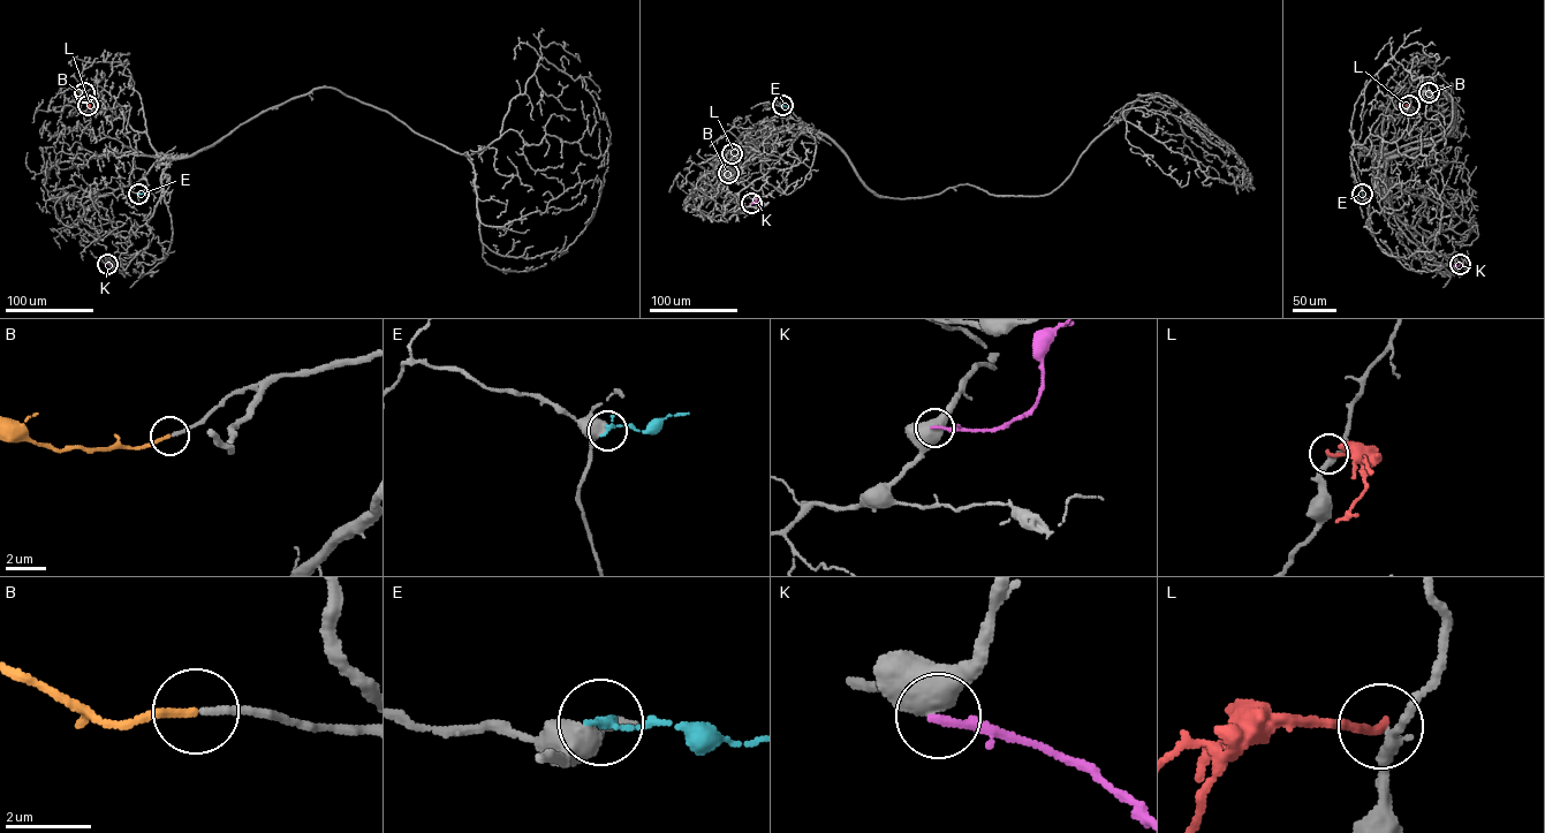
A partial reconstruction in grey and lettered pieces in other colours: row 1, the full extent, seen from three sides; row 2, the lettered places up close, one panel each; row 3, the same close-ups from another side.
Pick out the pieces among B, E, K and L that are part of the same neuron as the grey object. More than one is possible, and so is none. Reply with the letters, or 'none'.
B

